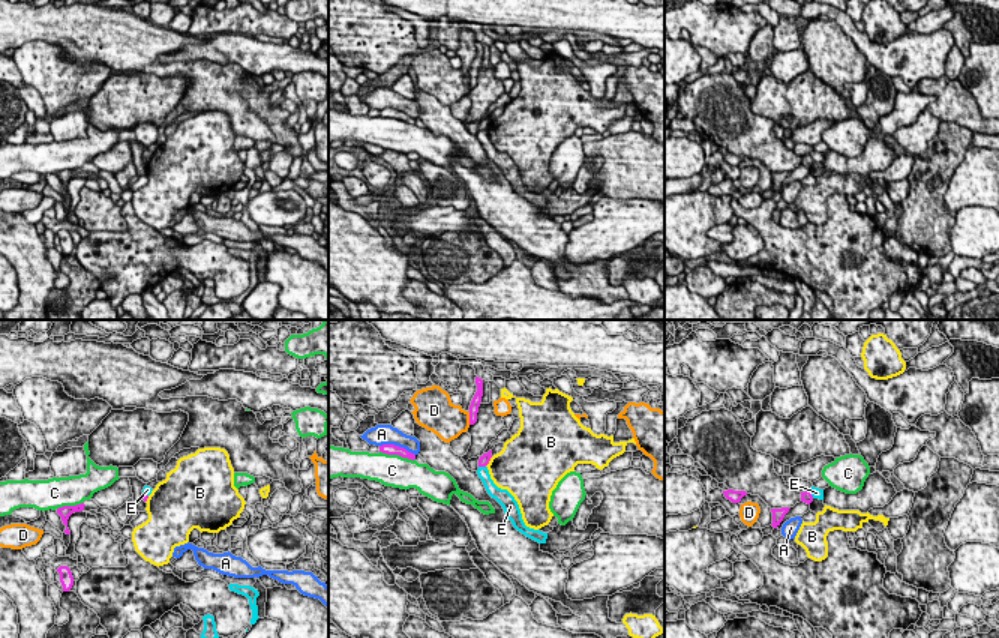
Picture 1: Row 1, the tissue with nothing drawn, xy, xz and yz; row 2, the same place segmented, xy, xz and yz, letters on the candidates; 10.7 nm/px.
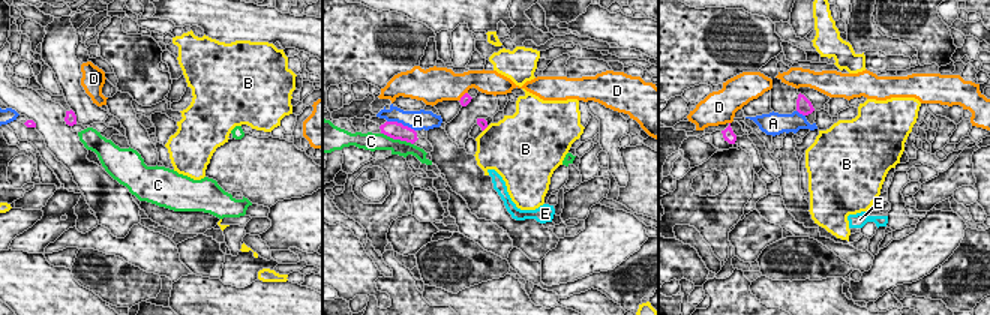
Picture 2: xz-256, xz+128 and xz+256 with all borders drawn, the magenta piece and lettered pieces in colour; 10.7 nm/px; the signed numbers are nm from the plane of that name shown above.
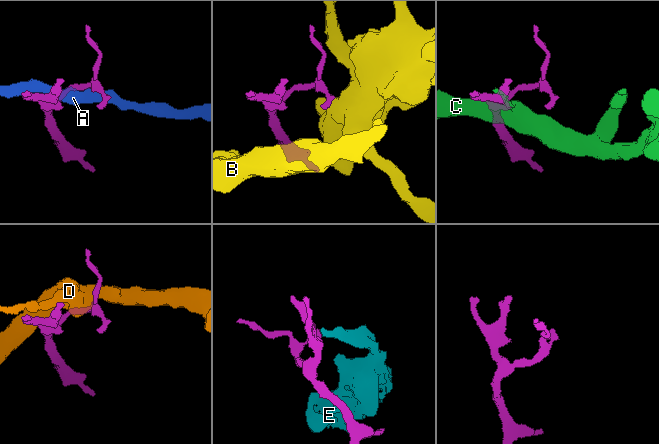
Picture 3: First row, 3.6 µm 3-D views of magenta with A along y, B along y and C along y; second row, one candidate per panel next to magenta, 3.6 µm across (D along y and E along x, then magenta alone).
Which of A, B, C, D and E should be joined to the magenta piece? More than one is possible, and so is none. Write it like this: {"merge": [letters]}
{"merge": []}

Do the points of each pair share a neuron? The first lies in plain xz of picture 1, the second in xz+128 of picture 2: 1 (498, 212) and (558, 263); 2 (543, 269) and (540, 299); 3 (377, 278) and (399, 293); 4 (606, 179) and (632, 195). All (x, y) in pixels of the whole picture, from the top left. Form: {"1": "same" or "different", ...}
{"1": "different", "2": "same", "3": "different", "4": "same"}

